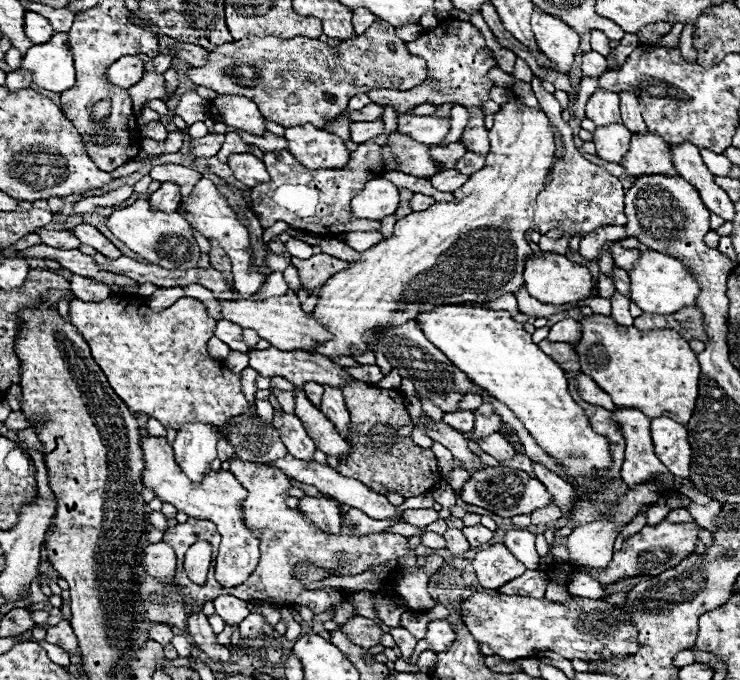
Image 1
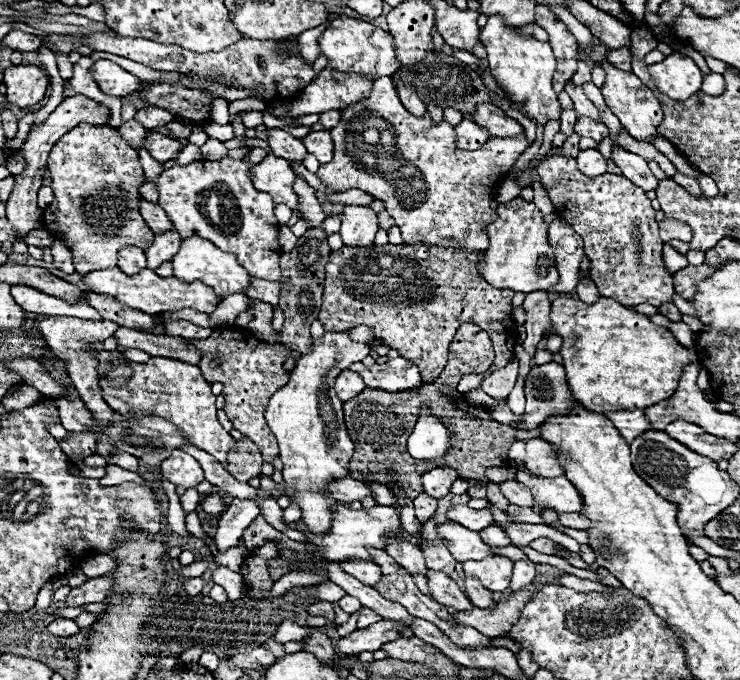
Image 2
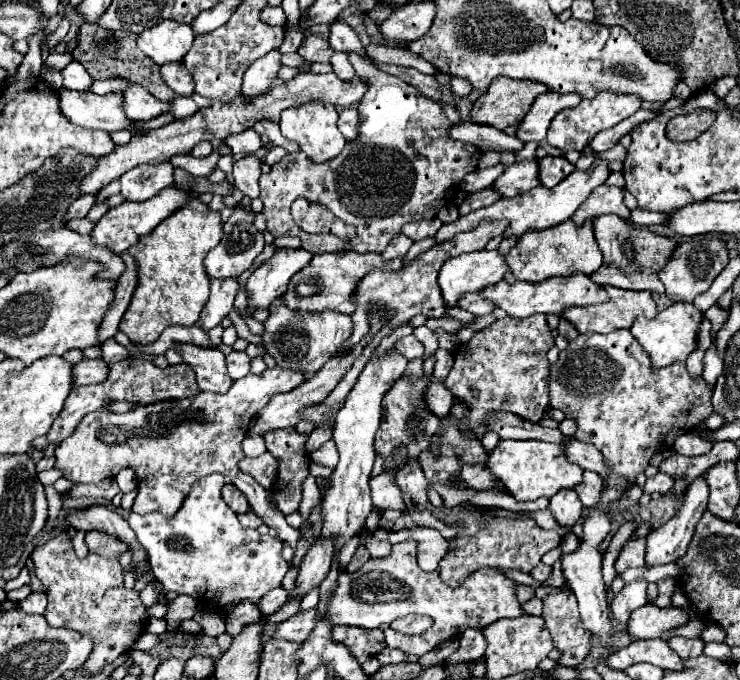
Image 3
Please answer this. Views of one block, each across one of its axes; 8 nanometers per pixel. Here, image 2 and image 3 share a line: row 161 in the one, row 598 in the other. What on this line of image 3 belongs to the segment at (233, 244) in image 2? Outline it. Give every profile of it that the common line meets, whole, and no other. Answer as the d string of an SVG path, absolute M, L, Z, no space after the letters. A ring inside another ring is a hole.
M210 474L192 486L192 492L176 516L140 516L134 512L128 516L130 528L148 552L156 580L160 580L168 592L190 594L204 598L204 602L214 596L214 602L208 606L218 612L230 602L260 602L262 596L282 584L288 572L288 562L282 560L282 540L268 534L260 536L258 530L244 530L232 508L222 500L222 486L224 476Z

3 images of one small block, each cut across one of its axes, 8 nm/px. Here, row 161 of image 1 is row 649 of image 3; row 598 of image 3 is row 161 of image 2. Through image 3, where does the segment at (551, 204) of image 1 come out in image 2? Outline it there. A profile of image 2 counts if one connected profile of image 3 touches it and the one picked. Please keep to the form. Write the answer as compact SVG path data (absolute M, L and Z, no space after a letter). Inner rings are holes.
M550 154L538 166L538 176L550 194L554 210L558 210L560 218L564 218L576 230L576 234L582 236L584 252L590 260L590 278L596 282L600 296L614 298L624 306L636 306L644 302L652 306L660 306L672 300L674 294L672 274L664 270L664 262L662 262L664 242L658 236L658 224L654 220L656 210L650 206L650 200L646 198L644 190L628 182L628 178L610 172L602 174L600 178L584 178L584 174L580 174L576 166L576 160L562 154Z

